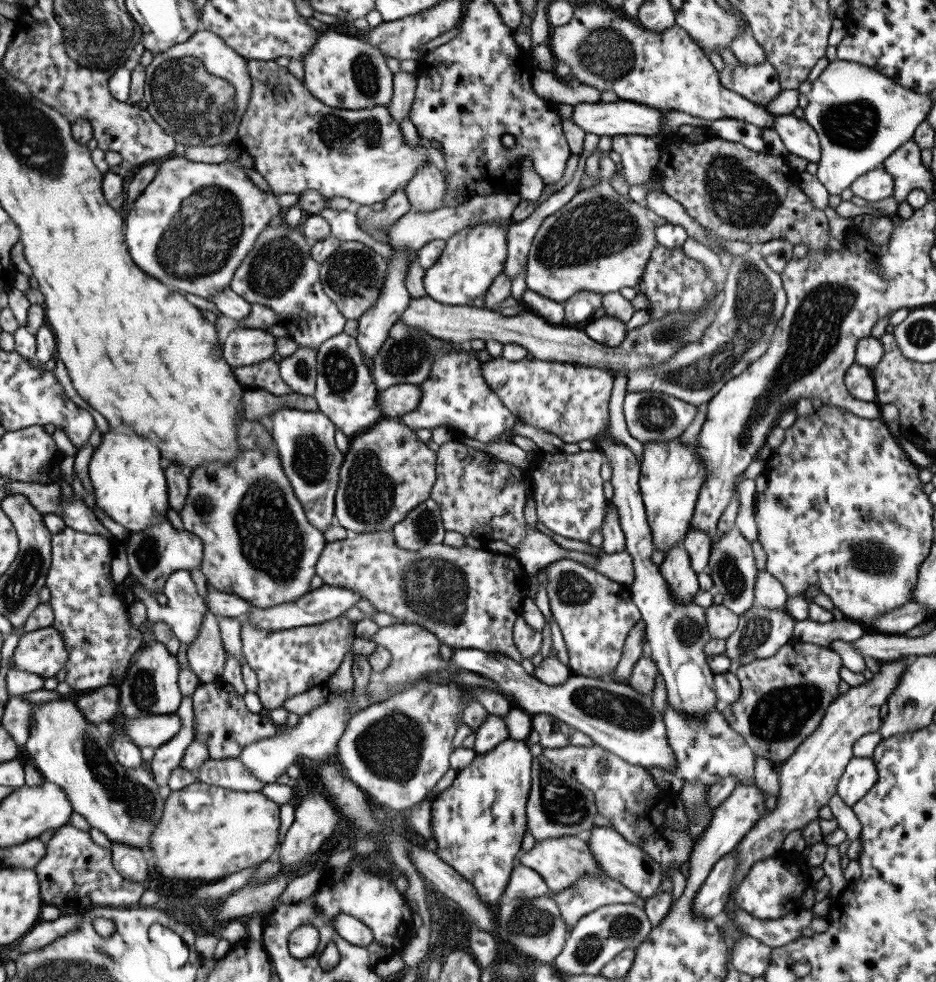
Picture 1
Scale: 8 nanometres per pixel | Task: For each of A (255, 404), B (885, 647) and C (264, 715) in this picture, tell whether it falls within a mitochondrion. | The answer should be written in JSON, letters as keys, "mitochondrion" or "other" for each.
{"A":"other","B":"other","C":"other"}

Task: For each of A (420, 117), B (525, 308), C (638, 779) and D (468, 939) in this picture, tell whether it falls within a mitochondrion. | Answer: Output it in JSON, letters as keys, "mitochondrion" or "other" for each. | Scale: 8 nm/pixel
{"A":"other","B":"other","C":"other","D":"other"}

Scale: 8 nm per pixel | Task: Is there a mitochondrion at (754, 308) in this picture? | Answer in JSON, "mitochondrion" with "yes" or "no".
{"mitochondrion":"yes"}

